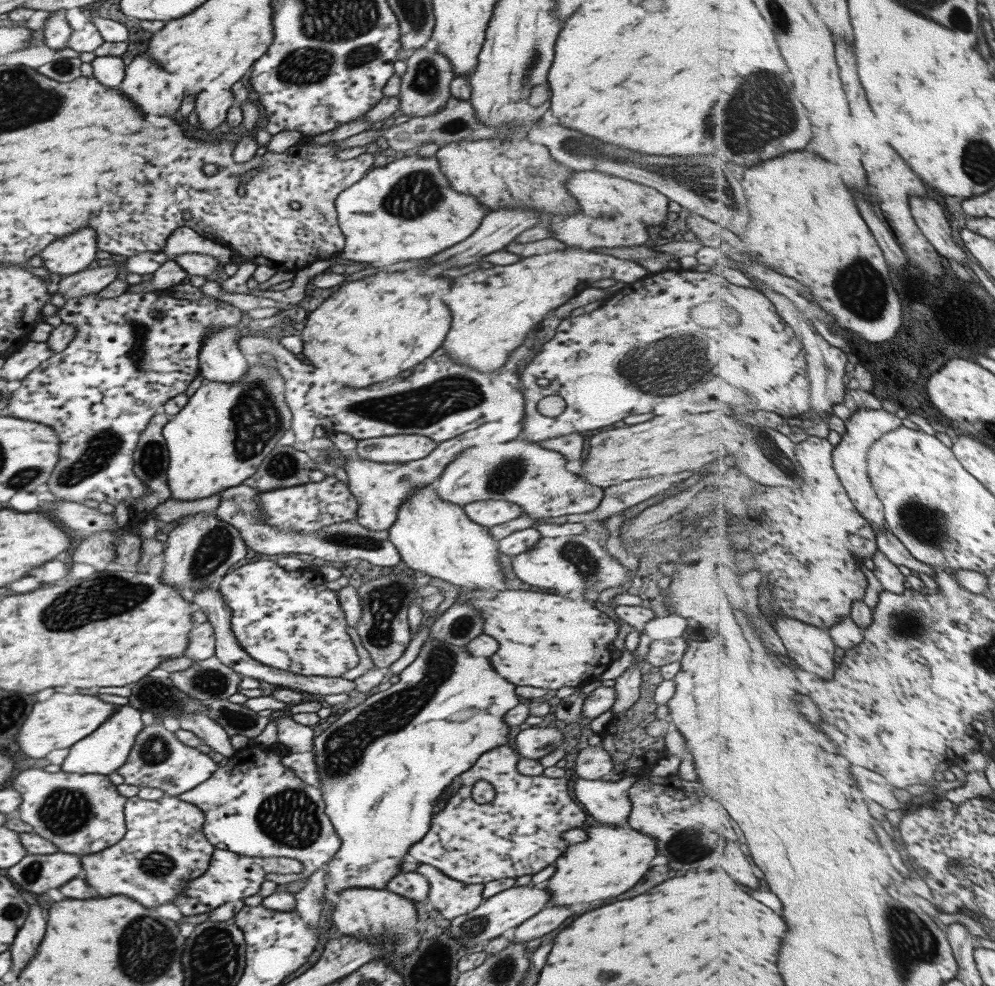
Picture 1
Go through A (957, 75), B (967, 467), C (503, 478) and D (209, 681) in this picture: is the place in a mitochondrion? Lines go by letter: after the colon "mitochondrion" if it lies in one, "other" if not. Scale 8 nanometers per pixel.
A: other
B: other
C: mitochondrion
D: mitochondrion

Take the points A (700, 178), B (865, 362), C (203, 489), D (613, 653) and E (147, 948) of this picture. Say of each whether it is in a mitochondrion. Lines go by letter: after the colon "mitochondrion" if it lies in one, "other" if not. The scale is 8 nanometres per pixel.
A: mitochondrion
B: other
C: other
D: other
E: mitochondrion

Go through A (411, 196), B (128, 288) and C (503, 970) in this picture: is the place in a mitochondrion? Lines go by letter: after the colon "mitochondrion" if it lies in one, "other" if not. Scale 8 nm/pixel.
A: mitochondrion
B: other
C: mitochondrion

